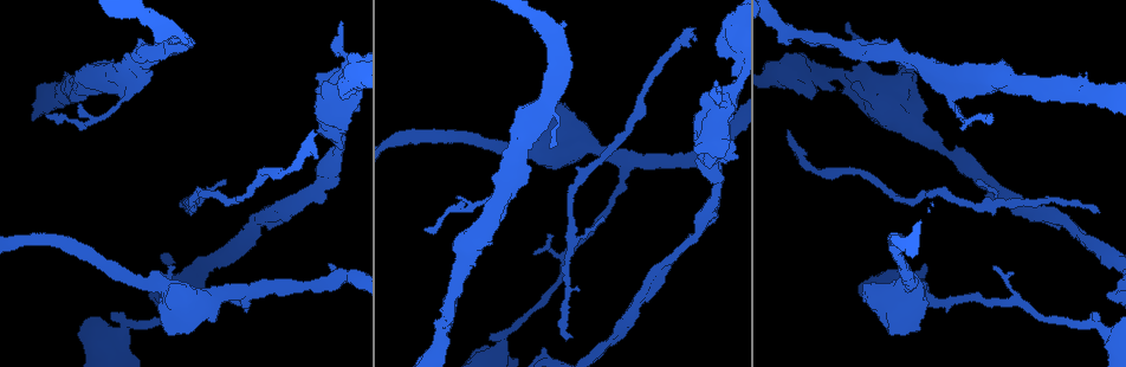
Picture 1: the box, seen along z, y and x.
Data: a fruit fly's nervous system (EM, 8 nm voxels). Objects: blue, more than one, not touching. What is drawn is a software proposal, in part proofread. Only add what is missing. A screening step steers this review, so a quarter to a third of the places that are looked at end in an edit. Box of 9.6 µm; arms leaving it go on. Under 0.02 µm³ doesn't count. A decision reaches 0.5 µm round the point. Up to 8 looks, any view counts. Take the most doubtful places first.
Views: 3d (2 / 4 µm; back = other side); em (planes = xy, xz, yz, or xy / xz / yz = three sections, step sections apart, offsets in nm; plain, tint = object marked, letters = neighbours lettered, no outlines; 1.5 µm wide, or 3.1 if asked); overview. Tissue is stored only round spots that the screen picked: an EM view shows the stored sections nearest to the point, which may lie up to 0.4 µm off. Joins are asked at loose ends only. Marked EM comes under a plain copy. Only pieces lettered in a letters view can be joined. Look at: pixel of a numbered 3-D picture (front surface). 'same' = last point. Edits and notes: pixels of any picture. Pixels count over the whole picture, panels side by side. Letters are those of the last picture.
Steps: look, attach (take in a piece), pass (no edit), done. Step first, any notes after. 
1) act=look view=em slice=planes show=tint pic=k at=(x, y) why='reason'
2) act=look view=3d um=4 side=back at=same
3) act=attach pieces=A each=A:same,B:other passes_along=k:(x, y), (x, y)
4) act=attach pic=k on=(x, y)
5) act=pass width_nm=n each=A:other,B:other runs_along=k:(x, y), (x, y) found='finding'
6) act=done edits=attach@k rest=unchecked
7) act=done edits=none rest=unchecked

act=look view=3d um=2 pic=1 at=(787, 129) why='branch stops here'

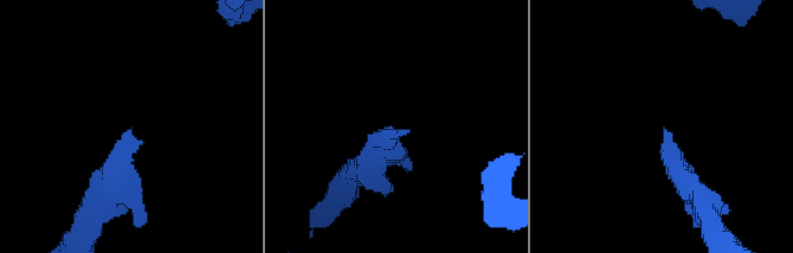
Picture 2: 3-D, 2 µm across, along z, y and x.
act=look view=em slice=xy step=8 show=letters pic=2 at=(128, 130)

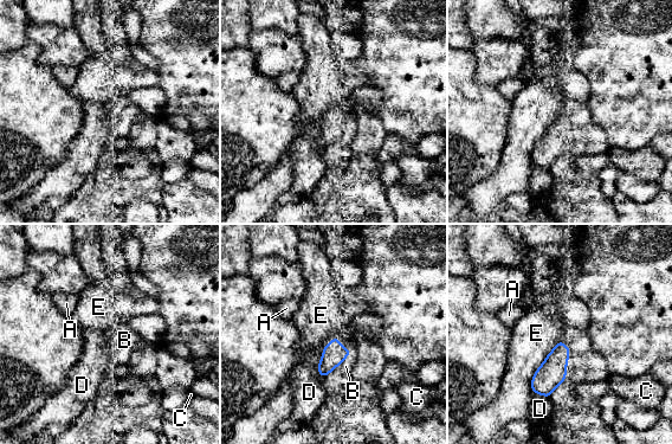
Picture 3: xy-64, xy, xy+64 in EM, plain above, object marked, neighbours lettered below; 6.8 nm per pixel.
act=attach pieces=B each=A:other,B:same,C:other,D:other,E:other found='the cell continues'

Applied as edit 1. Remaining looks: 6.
act=look view=overview why='see it whole again'

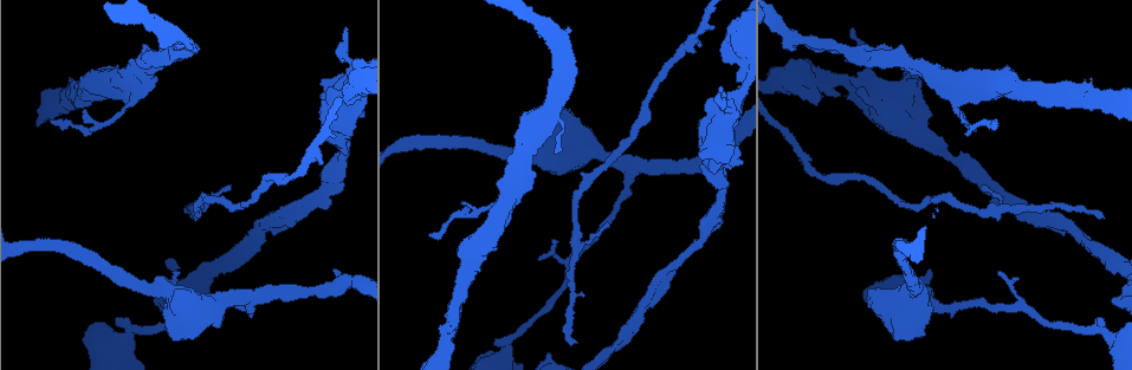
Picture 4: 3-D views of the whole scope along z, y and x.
act=look view=3d um=4 side=back pic=4 at=(724, 95) why='thin end'

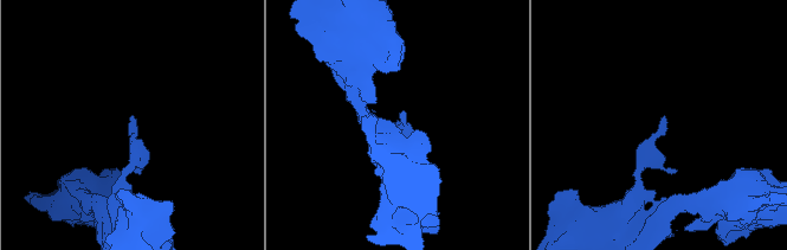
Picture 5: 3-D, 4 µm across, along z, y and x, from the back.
act=look view=em slice=planes show=letters pic=5 at=(130, 118) why='need the tissue'

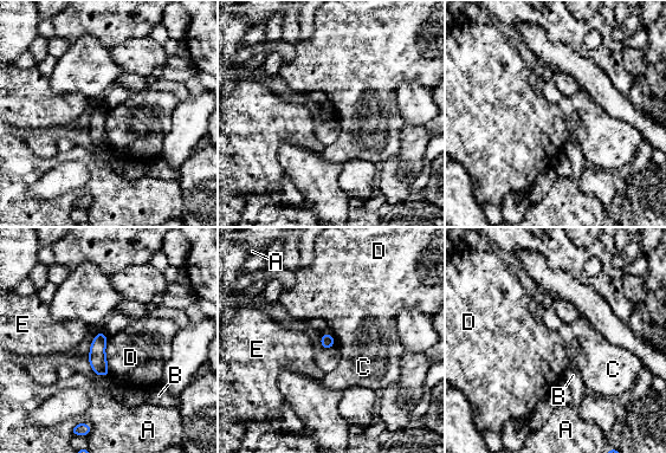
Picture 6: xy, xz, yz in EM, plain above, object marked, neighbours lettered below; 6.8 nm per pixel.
act=pass width_nm=90 each=A:other,B:other,C:other,D:other,E:other found='none of them fits'

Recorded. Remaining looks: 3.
act=look view=3d um=4 pic=4 at=(192, 48) why='free end'

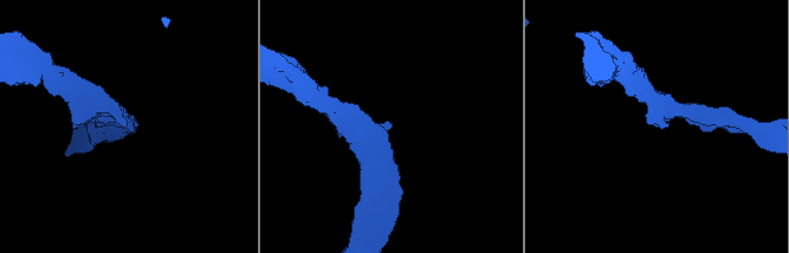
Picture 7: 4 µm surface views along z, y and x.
act=look view=em slice=planes show=letters pic=7 at=(125, 125) why='need the tissue'

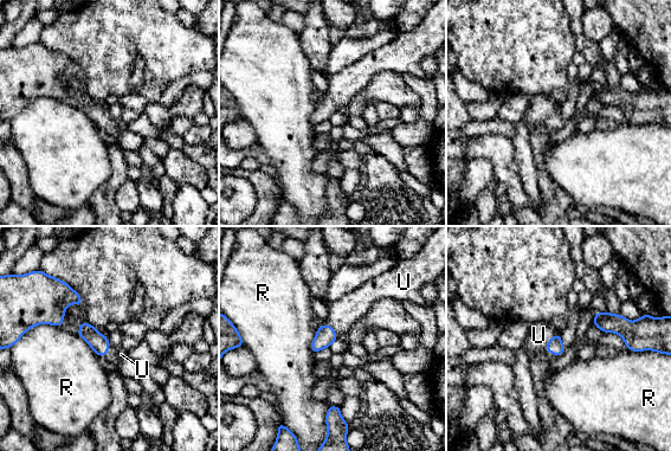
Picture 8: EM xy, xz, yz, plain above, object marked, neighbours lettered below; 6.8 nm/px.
act=attach pieces=U each=R:other,U:same found='the cell continues'

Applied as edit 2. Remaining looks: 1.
act=done edits=attach@3,attach@8 rest=unchecked

